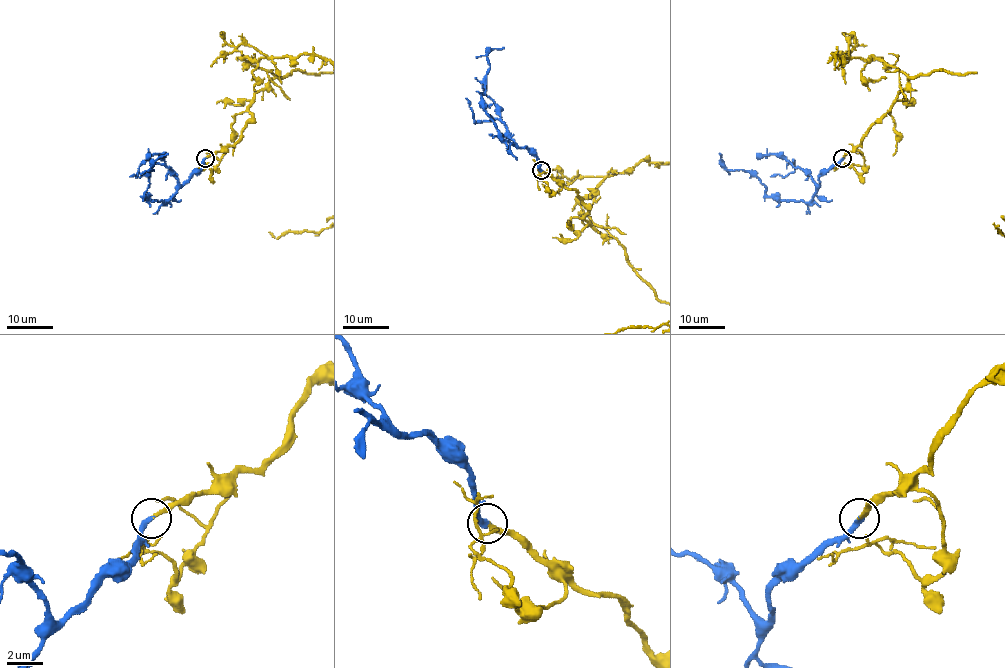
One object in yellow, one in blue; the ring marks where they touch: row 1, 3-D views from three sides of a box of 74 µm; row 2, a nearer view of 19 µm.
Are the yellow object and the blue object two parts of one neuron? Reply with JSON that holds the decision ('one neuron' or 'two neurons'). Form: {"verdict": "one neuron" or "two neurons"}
{"verdict": "one neuron"}

